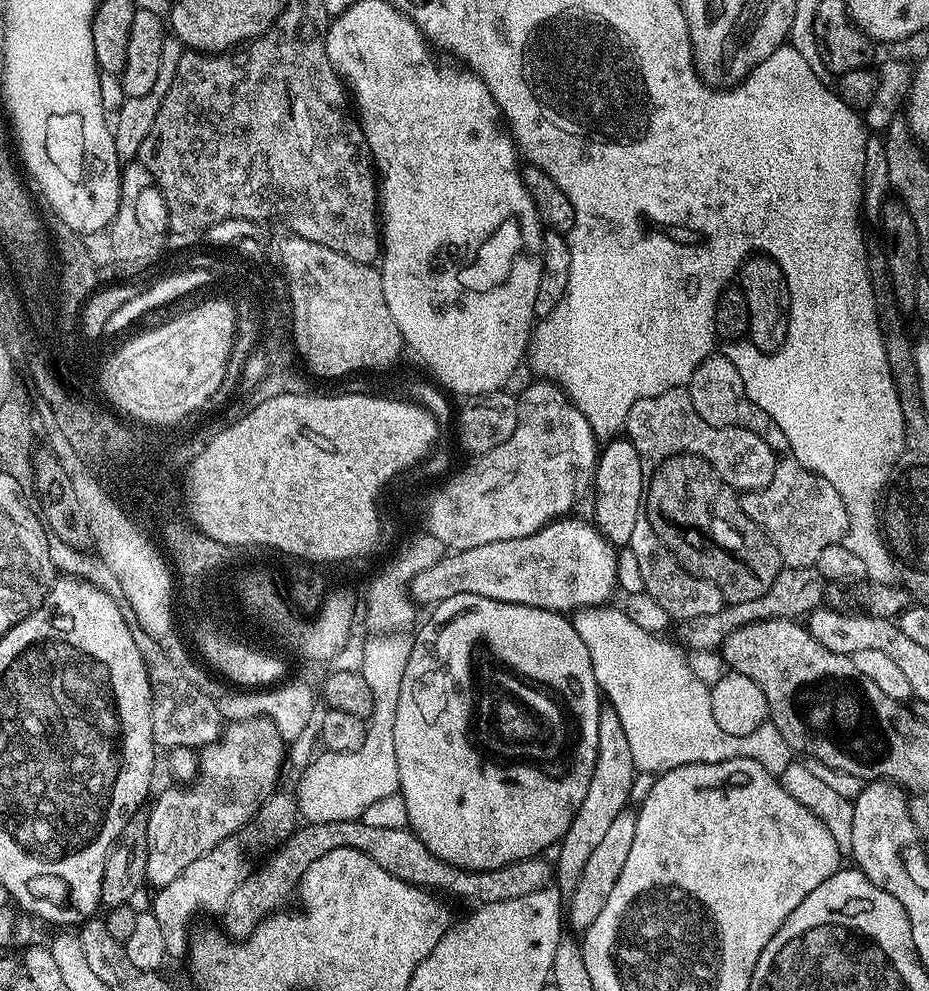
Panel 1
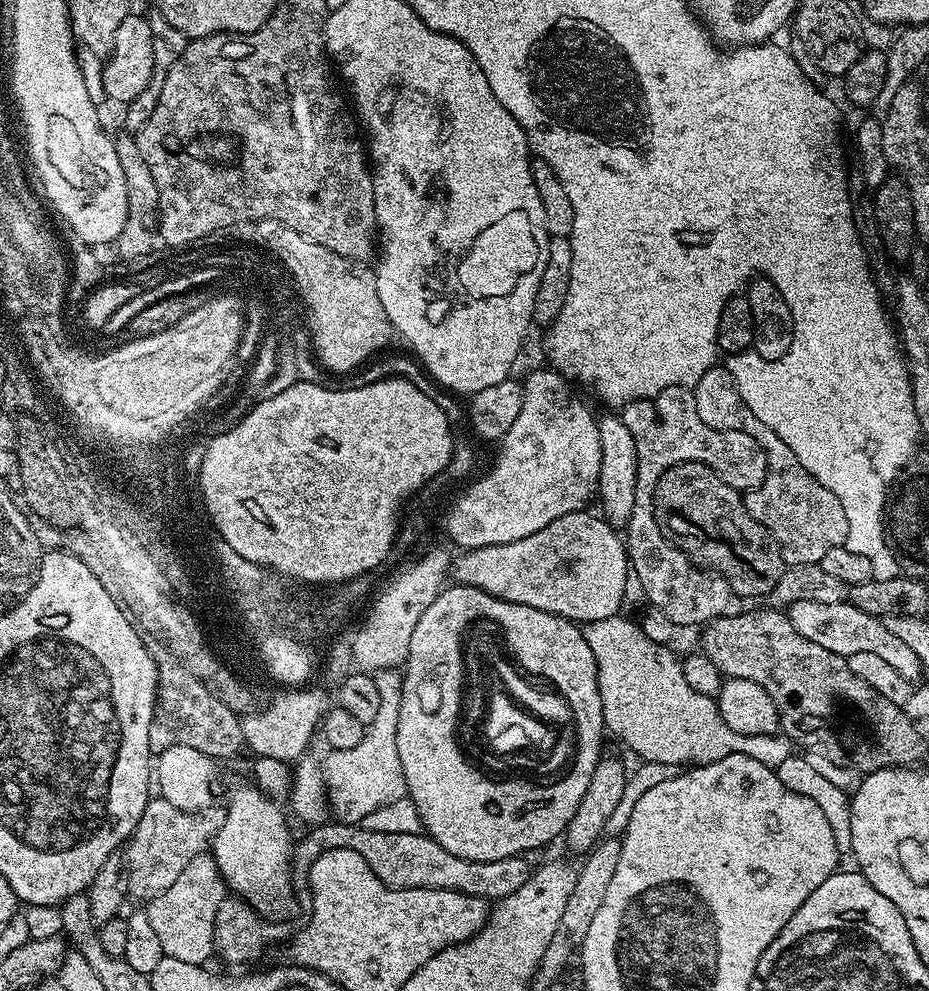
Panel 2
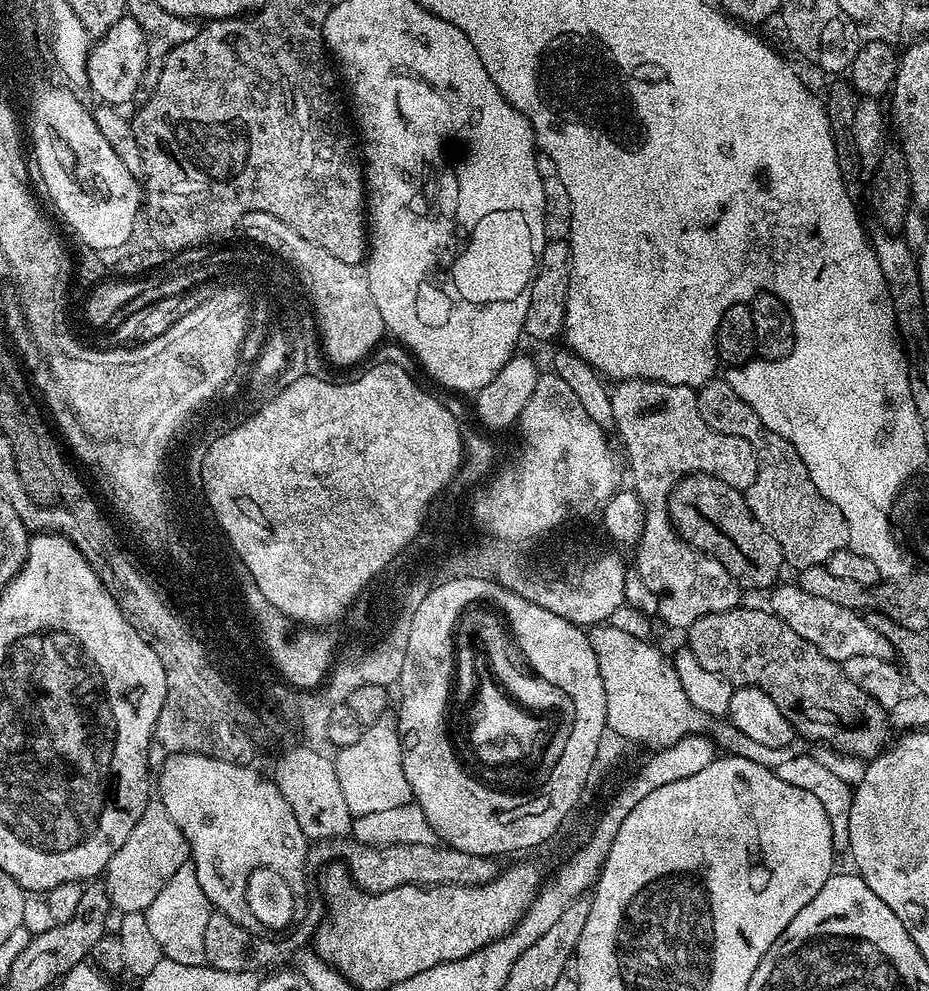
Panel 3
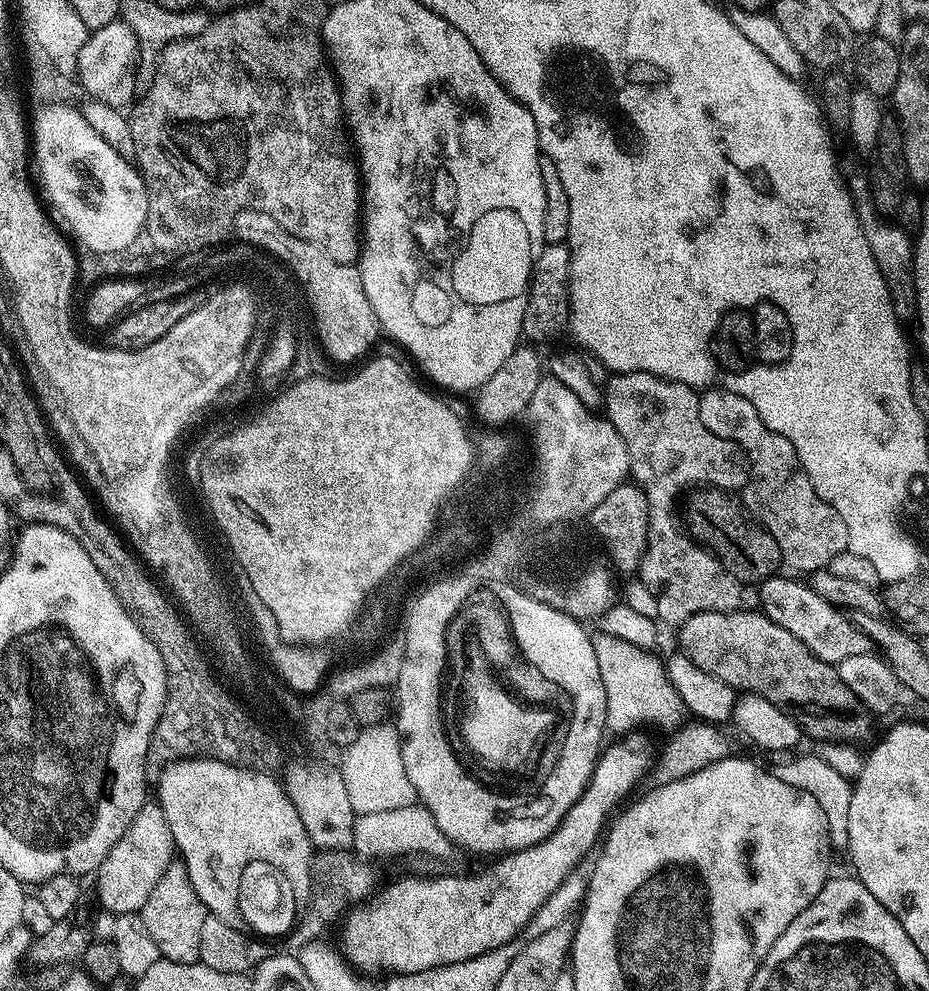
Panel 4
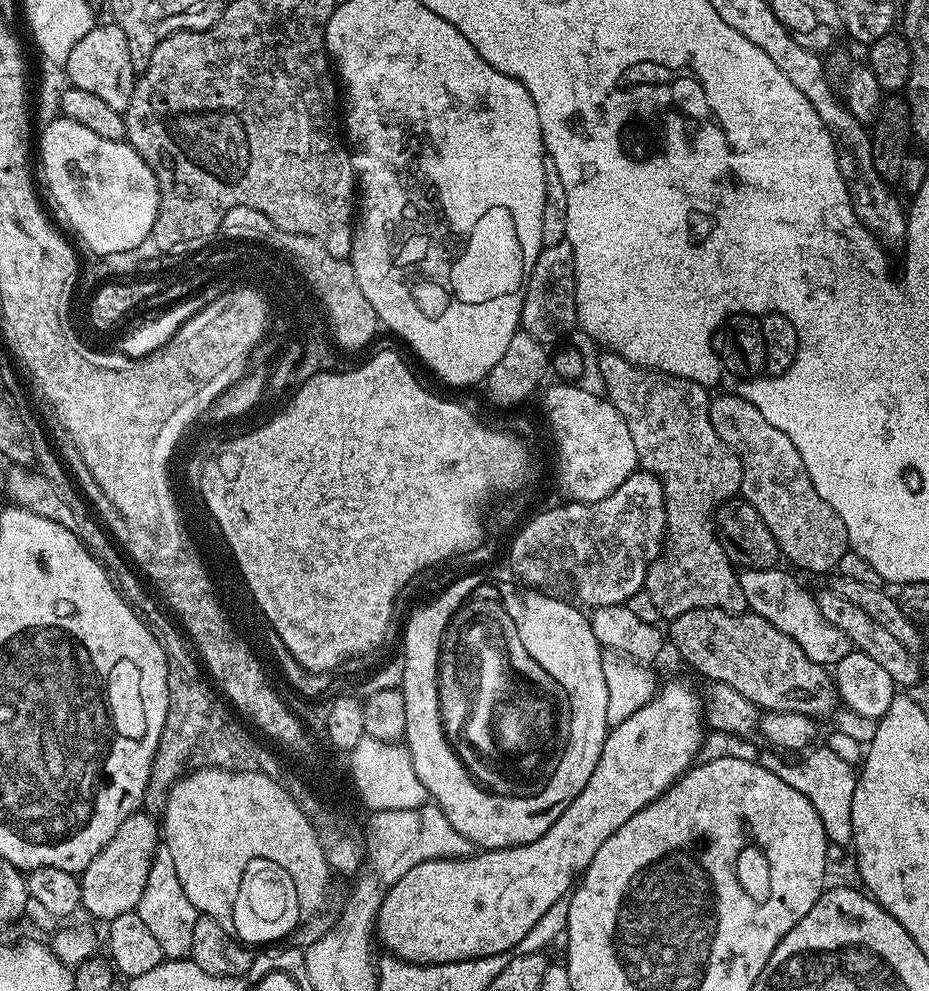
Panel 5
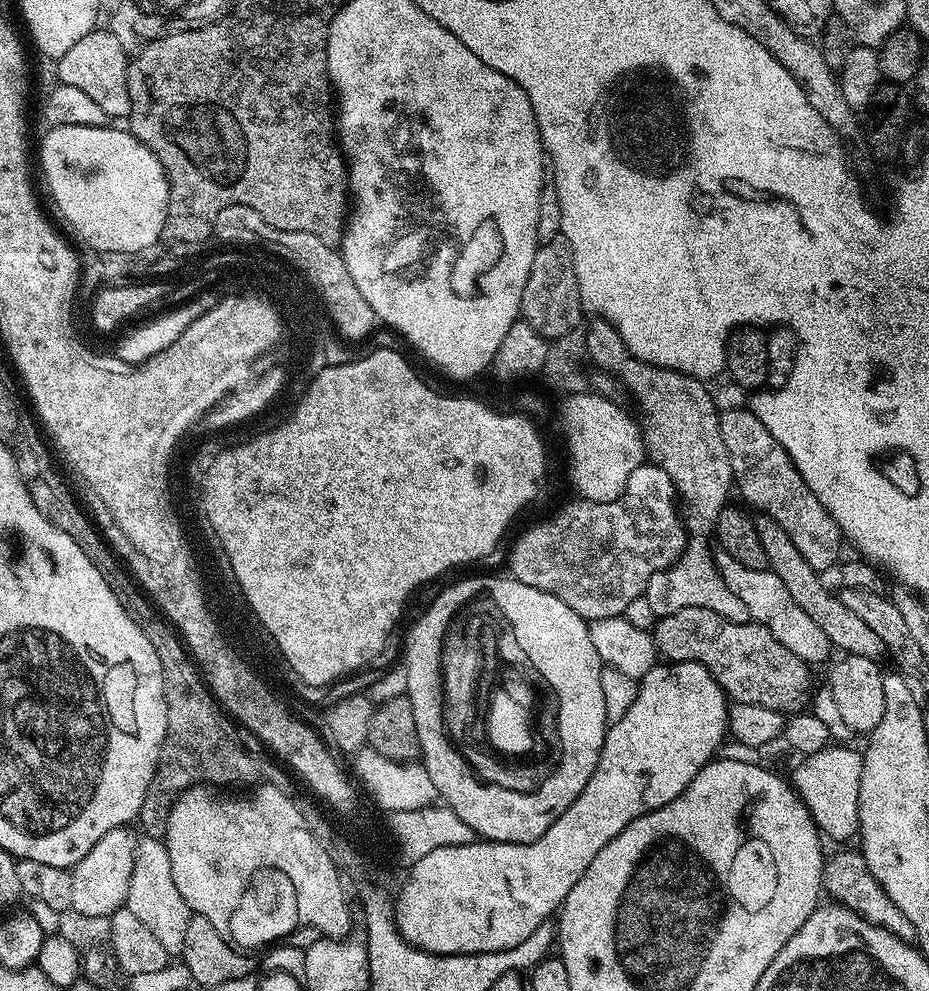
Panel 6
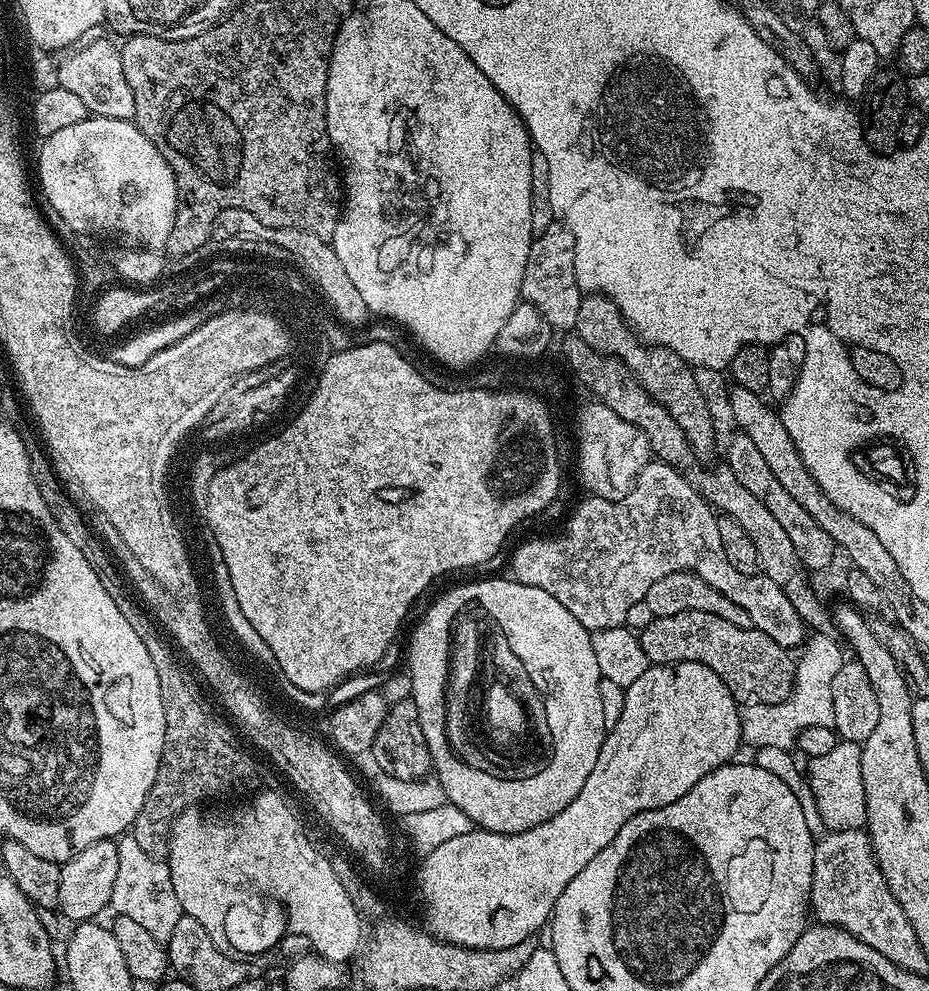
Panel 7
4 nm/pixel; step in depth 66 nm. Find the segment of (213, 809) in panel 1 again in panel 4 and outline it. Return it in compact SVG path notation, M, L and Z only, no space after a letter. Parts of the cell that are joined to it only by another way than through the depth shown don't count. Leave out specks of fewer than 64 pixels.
M146 802L142 810L134 814L134 822L130 822L126 834L118 838L114 850L106 854L94 873L96 896L100 899L101 906L111 914L140 912L146 898L150 898L150 890L158 886L158 878L162 878L166 866L170 866L173 859L174 845L164 812L159 803Z

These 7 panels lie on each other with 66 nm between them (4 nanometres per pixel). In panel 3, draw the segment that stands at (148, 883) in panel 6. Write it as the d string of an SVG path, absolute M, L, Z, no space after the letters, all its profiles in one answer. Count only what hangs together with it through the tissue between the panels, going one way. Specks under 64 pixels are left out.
M191 863L178 866L166 886L158 890L158 898L150 902L150 906L143 912L150 931L154 934L154 939L158 941L161 957L173 959L175 962L182 963L183 966L198 966L206 961L206 922L214 915L213 909L208 903L206 894L202 886L198 886L196 874Z

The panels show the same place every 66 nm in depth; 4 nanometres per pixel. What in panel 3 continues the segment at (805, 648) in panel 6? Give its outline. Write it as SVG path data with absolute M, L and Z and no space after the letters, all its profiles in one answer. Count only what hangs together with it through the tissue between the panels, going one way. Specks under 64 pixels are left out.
M799 583L779 584L767 593L767 607L772 615L786 622L786 626L790 626L790 630L794 630L798 638L806 638L806 642L826 654L826 658L833 662L842 662L855 656L893 659L892 643L878 630L874 630L874 626L867 619L863 620L859 611L843 608L835 602L826 602L826 598L814 598L814 594L806 594L806 590L802 590Z

